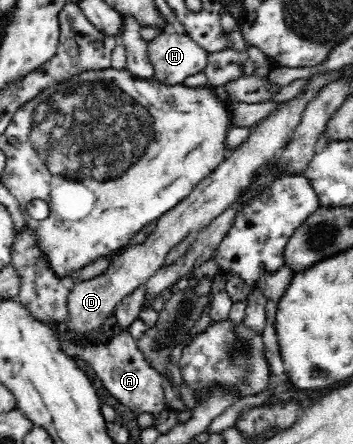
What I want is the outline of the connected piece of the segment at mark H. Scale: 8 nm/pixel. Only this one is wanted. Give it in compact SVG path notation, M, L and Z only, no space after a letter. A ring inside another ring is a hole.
M161 33L154 42L148 42L148 55L155 72L155 77L167 85L177 85L183 82L188 76L205 72L208 66L210 53L203 46L200 46L190 35Z

